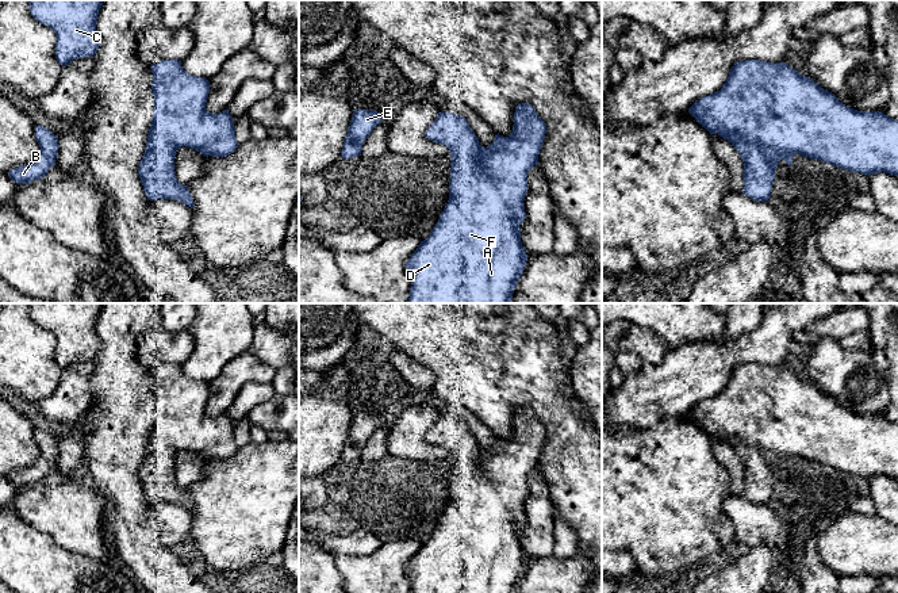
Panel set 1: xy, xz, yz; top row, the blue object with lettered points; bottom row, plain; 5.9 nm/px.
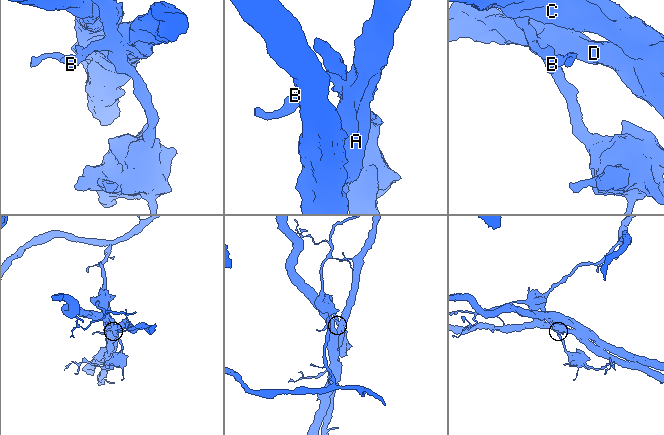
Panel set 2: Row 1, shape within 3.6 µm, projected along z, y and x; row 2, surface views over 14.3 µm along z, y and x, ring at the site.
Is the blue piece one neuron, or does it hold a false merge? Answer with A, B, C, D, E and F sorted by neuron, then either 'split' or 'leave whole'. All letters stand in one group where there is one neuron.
A C D F / B E | split

